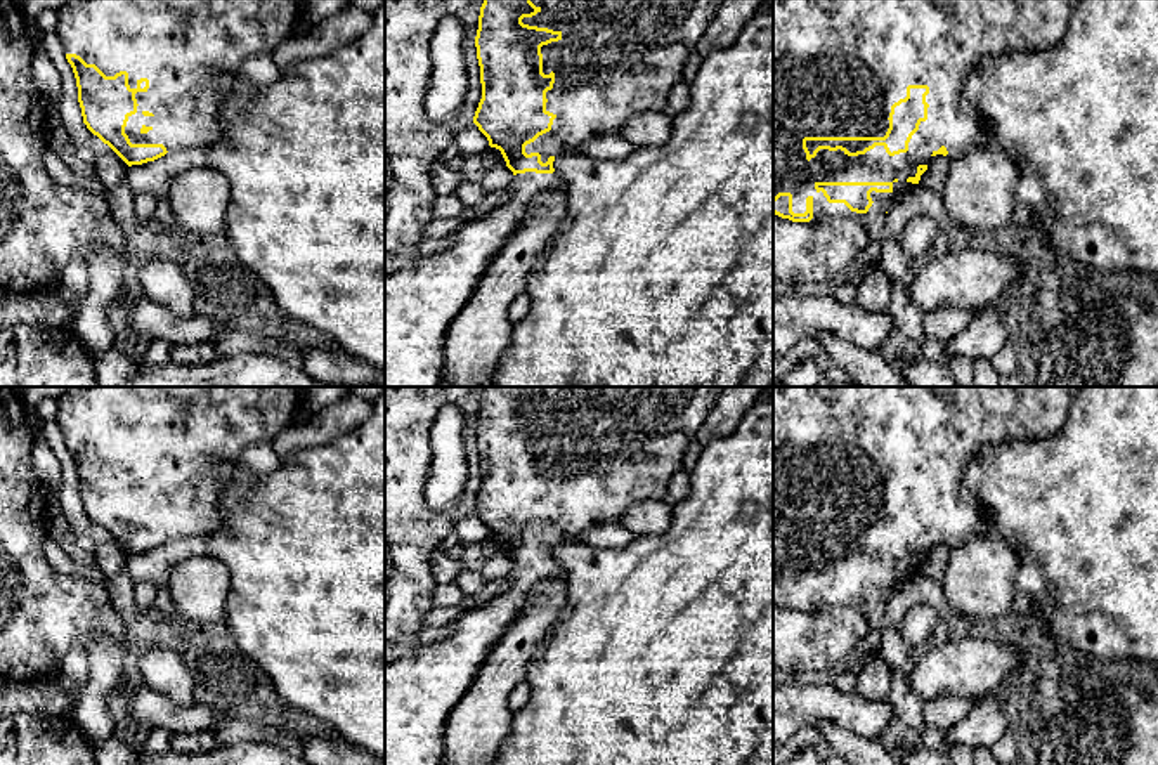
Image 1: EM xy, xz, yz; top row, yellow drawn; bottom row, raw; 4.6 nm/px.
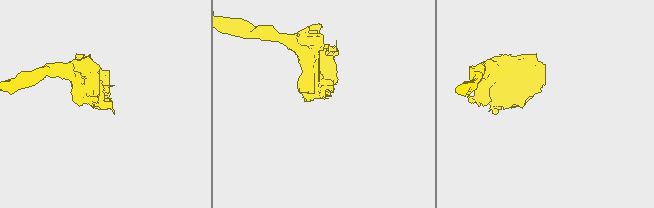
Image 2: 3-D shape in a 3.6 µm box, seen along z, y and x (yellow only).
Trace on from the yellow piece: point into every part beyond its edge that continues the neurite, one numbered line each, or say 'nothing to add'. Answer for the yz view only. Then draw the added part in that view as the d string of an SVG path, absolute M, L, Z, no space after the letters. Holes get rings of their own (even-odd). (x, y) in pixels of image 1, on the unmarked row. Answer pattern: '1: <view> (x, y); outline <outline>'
1: yz (839, 453); outline M773 387L773 586L778 581L792 583L792 600L804 602L806 600L806 586L813 586L813 607L810 611L816 611L822 607L848 607L863 614L868 623L868 633L858 644L860 652L872 651L879 640L882 638L882 619L886 614L886 600L891 597L893 590L910 578L912 571L908 566L915 566L919 553L927 553L931 550L931 543L938 539L941 534L947 536L947 546L955 550L973 538L990 536L990 517L985 513L981 503L962 486L962 475L969 463L978 454L979 448L985 444L1000 444L1005 441L1031 441L1031 439L1049 439L1061 432L1070 408L1075 402L1080 387ZM908 474L927 474L929 482L926 484L927 508L921 510L919 519L912 524L908 531L908 539L889 545L884 534L875 534L865 543L848 545L844 539L829 539L820 538L815 546L806 548L806 541L803 538L804 526L884 526L889 517L889 501L891 494L900 487L907 486ZM816 571L891 571L891 581L870 581L872 595L867 602L851 600L844 592L829 592L823 581L815 578Z

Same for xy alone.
1: xy (189, 438); outline M81 387L59 399L57 423L66 442L95 453L106 465L128 461L130 477L140 467L149 468L146 481L137 481L137 501L128 505L125 522L132 533L163 533L172 538L203 538L222 526L218 496L229 482L232 467L246 446L272 442L298 420L303 387Z

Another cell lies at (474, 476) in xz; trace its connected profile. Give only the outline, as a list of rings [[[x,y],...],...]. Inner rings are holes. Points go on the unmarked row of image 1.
[[[385,387],[385,666],[414,654],[421,645],[418,633],[435,607],[437,581],[432,555],[456,526],[473,512],[482,487],[480,454],[475,425],[484,387]],[[444,404],[454,404],[465,416],[463,444],[466,456],[466,489],[449,513],[435,513],[423,501],[432,463],[430,425]]]

